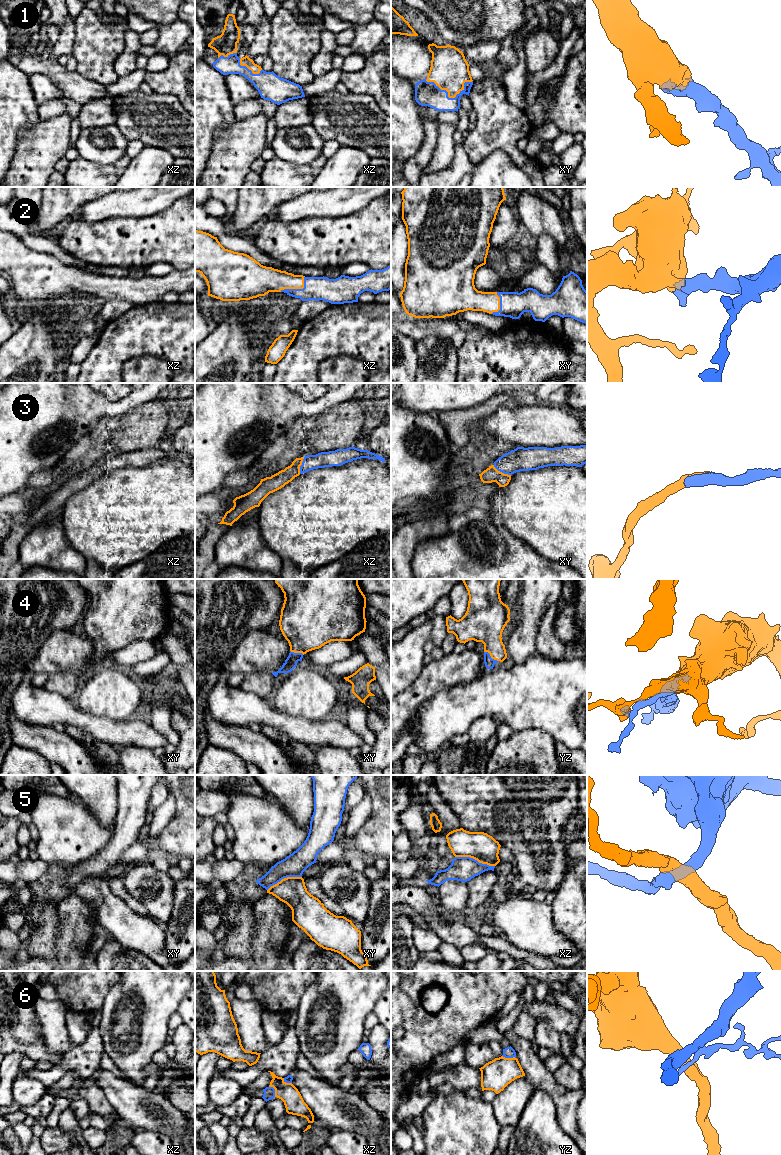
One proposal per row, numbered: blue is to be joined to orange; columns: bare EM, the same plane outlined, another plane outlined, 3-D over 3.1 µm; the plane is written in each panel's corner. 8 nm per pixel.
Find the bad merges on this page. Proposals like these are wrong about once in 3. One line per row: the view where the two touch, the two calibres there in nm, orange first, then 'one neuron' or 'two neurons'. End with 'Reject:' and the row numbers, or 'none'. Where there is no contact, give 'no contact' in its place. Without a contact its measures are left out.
1: meets orange in xy; 320 nm thick on the orange side, 190 nm on the other; one neuron
2: meets orange in xz; 200 nm thick on the orange side, 190 nm on the other; one neuron
3: meets orange in xy; 120 nm thick on the orange side, 190 nm on the other; one neuron
4: meets orange in yz; 260 nm thick on the orange side, 80 nm on the other; one neuron
5: meets orange in xz; 220 nm thick on the orange side, 190 nm on the other; two neurons
6: meets orange in yz; 240 nm thick on the orange side, 90 nm on the other; two neurons
Reject: 5, 6

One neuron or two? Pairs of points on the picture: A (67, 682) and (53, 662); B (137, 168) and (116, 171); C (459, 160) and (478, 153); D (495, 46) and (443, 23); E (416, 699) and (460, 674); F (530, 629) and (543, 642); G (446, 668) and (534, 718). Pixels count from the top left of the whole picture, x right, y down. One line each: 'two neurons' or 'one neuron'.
A: two neurons
B: two neurons
C: two neurons
D: two neurons
E: one neuron
F: two neurons
G: two neurons

